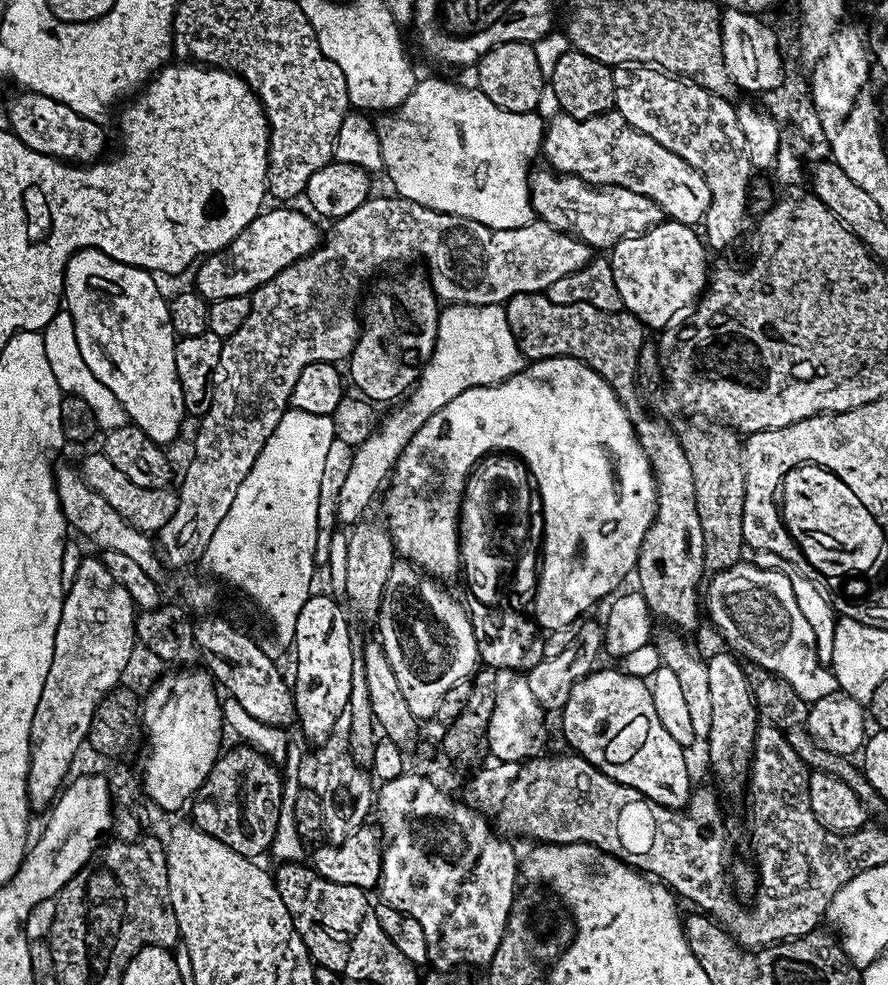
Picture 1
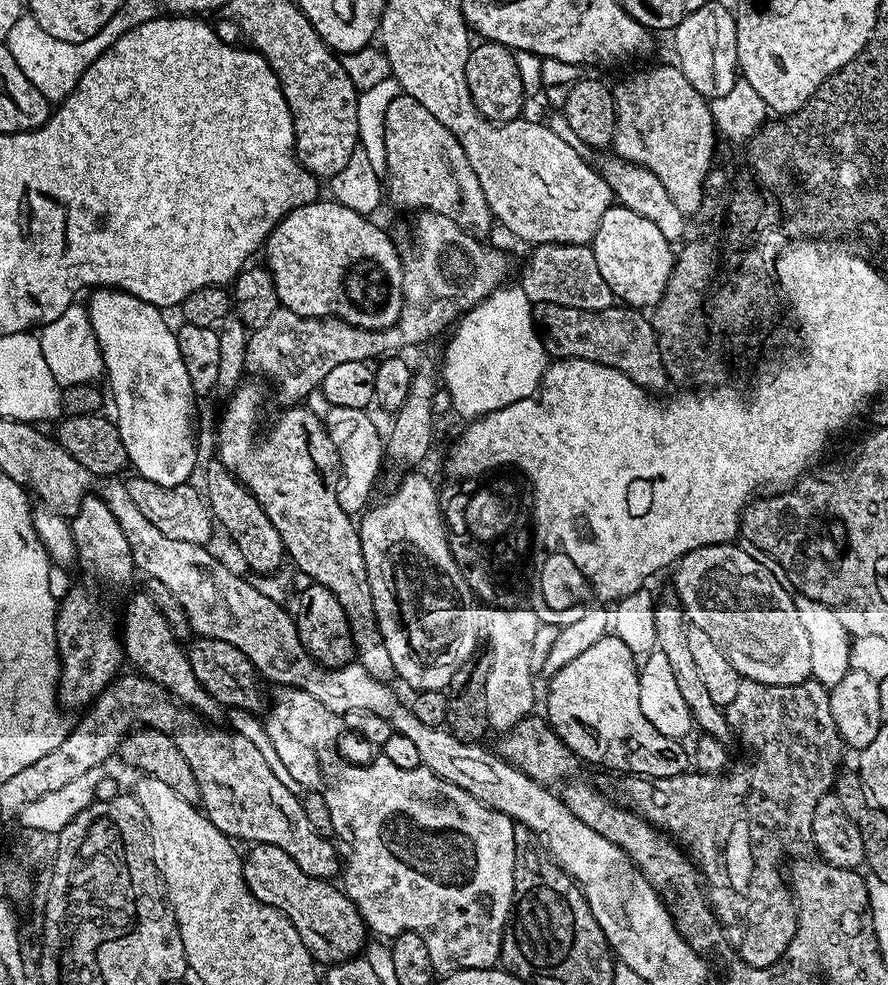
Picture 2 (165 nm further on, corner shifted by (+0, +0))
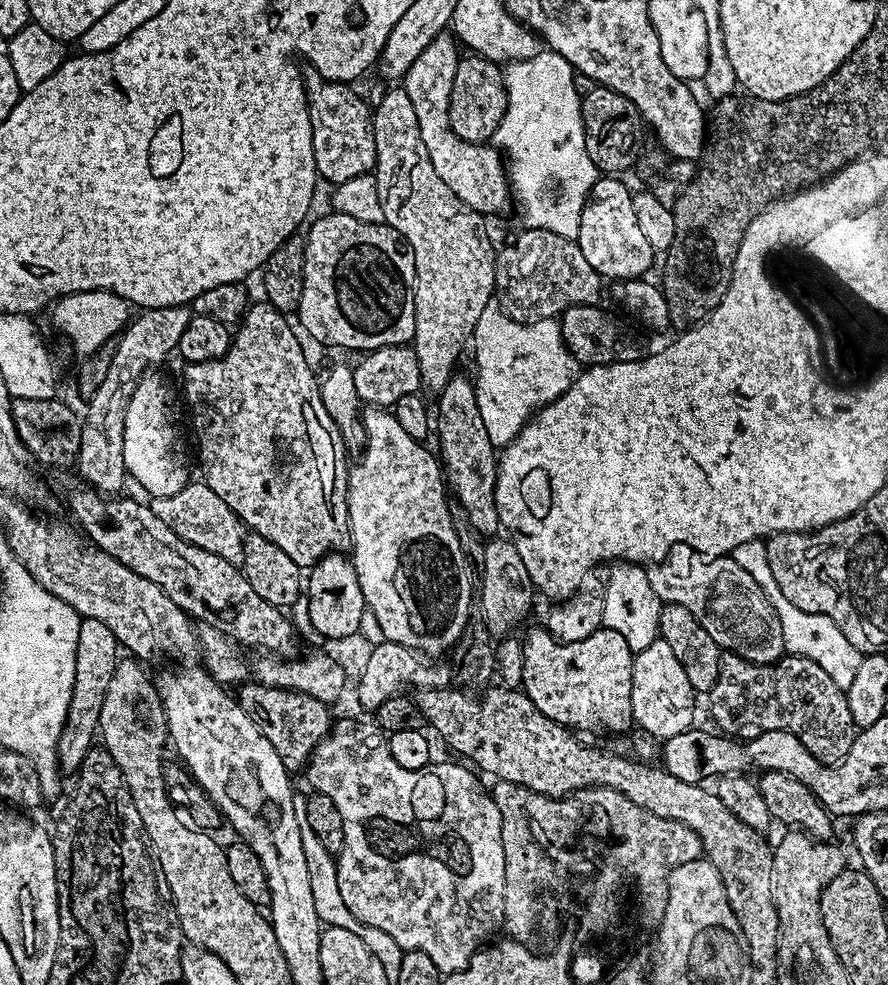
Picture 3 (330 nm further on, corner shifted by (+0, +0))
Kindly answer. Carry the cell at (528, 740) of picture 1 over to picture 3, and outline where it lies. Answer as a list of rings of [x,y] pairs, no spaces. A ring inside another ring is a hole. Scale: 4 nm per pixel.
[[[489,539],[484,545],[484,563],[478,572],[478,612],[485,626],[493,634],[511,633],[511,628],[531,610],[532,596],[534,589],[530,573],[526,571],[518,550],[514,550],[512,541]]]

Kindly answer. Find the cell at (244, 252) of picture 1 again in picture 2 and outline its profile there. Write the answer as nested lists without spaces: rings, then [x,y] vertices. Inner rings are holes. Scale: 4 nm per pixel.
[[[317,198],[313,204],[298,206],[294,210],[286,213],[276,223],[272,233],[264,241],[264,247],[262,249],[262,257],[264,256],[265,260],[263,260],[263,263],[266,265],[268,273],[274,278],[274,286],[276,287],[276,293],[278,294],[281,305],[290,310],[294,310],[294,314],[298,314],[299,316],[334,316],[338,320],[345,320],[350,326],[358,326],[371,332],[381,332],[384,328],[393,328],[396,324],[396,319],[400,316],[402,302],[404,301],[404,291],[402,290],[404,263],[401,256],[398,256],[398,252],[391,238],[374,221],[375,219],[358,214],[354,210],[350,210],[350,206],[342,206],[337,200],[331,198]]]

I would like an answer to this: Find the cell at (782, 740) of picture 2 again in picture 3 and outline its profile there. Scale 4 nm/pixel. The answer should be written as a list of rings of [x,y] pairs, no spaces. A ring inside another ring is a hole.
[[[725,653],[720,660],[718,682],[708,693],[710,710],[715,722],[723,733],[731,734],[737,739],[753,740],[771,730],[786,729],[790,733],[799,735],[801,742],[824,764],[839,764],[850,754],[850,746],[854,744],[860,729],[854,718],[850,718],[850,706],[845,689],[840,688],[818,666],[818,662],[810,662],[810,658],[785,655],[773,665],[758,665],[732,653]]]

